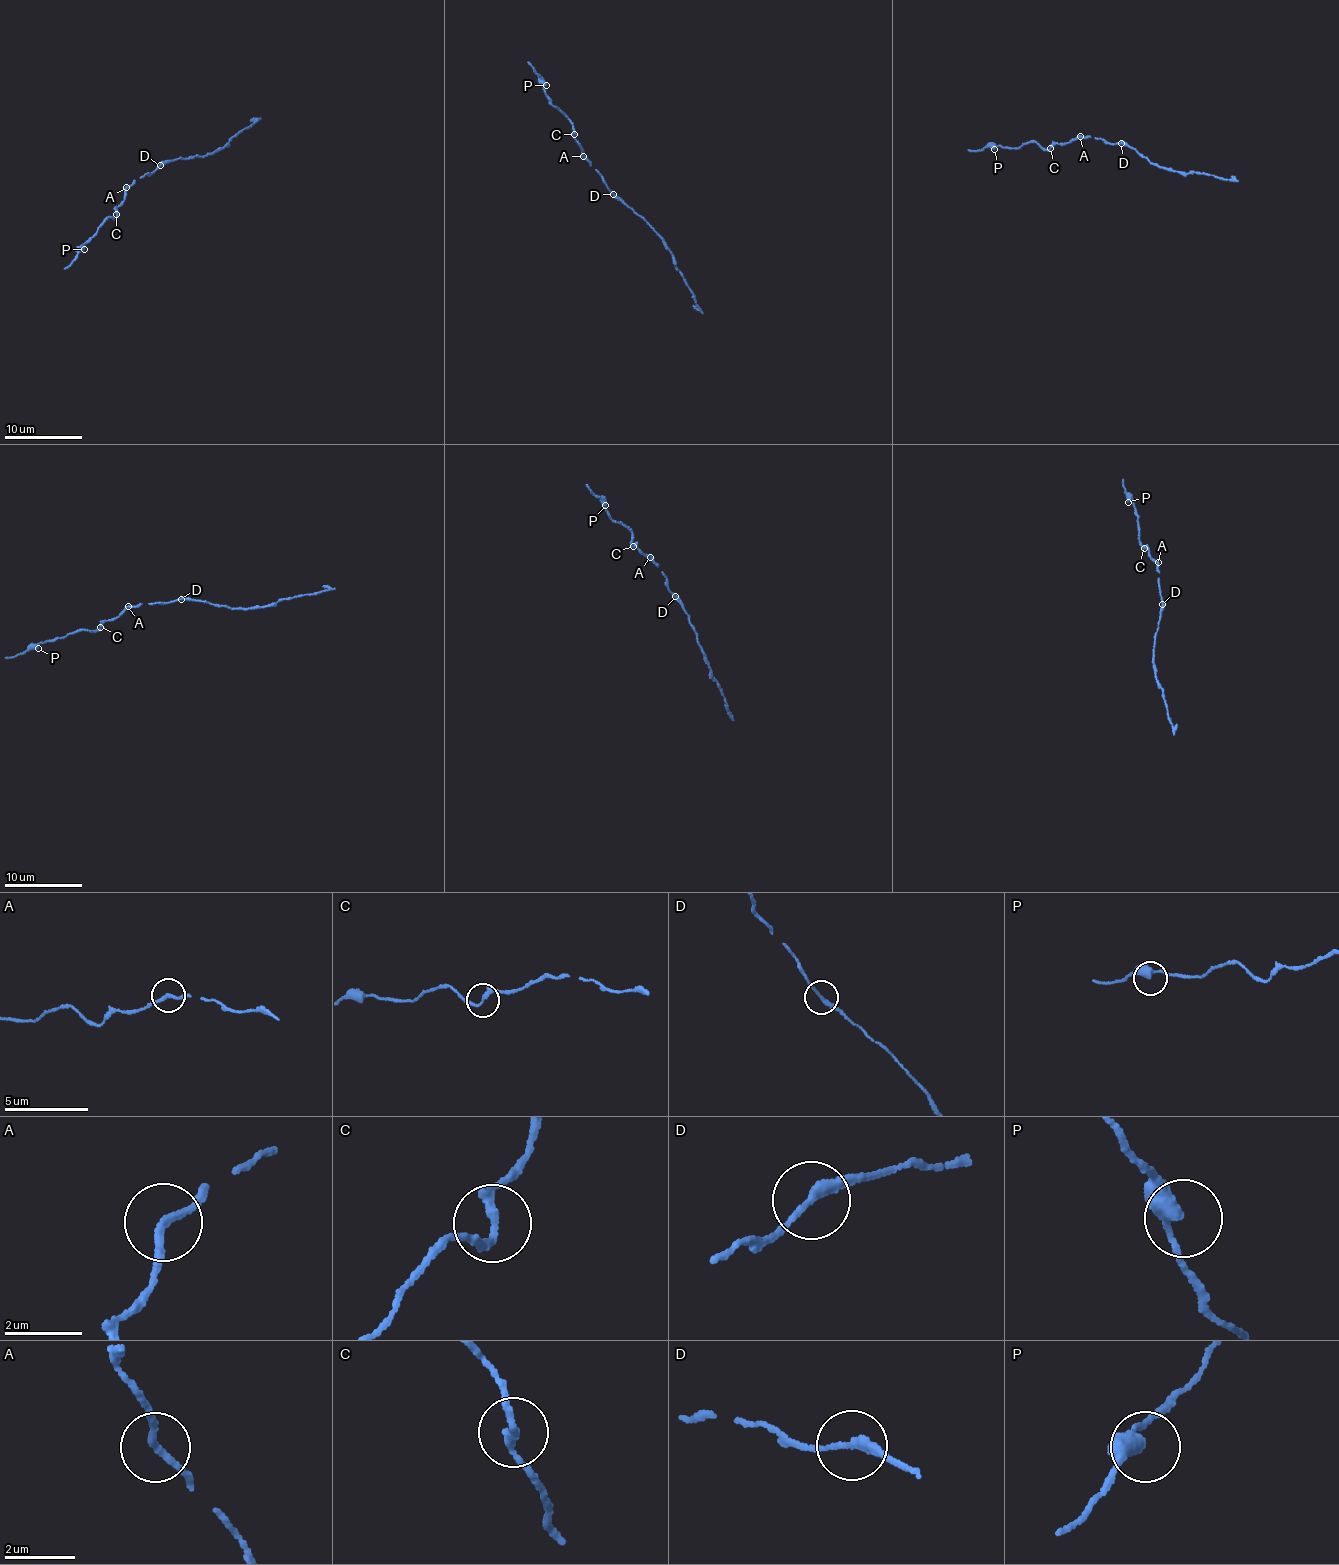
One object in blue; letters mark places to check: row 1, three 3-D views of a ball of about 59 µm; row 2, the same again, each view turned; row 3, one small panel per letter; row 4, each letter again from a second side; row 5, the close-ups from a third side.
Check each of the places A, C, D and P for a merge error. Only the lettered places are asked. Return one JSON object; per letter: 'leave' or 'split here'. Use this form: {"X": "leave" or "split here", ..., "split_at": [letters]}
{"A": "leave", "C": "leave", "D": "split here", "P": "leave", "split_at": ["D"]}

